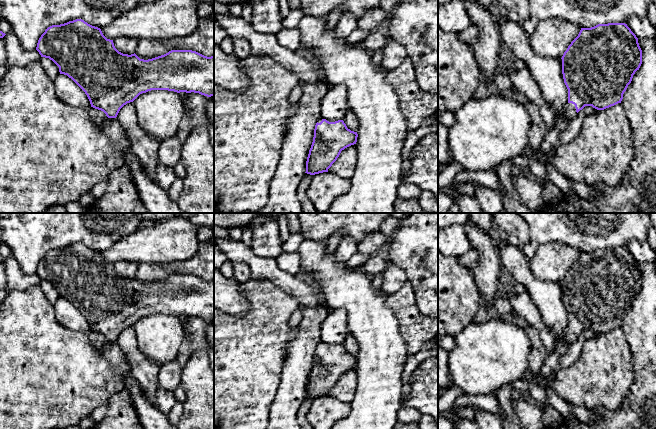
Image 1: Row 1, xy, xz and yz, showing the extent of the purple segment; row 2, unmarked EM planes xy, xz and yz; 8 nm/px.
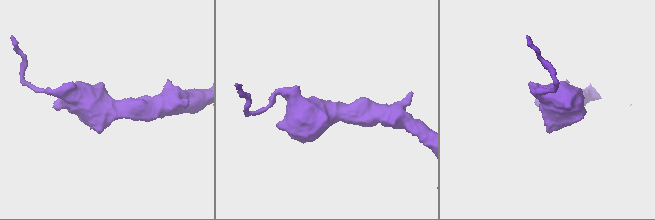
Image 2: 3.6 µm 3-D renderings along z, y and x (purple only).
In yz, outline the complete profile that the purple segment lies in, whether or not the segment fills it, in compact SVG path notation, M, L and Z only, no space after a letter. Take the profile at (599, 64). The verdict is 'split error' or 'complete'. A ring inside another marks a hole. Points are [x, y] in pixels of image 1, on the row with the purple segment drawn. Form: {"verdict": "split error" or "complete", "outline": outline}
{"verdict": "split error", "outline": "M625 23L598 24L591 28L581 28L562 56L562 74L568 89L568 102L562 117L547 130L538 151L548 154L559 141L570 122L585 106L604 110L621 103L623 94L631 83L633 75L642 64L642 50L638 38Z"}

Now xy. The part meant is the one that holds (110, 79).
{"verdict": "complete", "outline": "M82 19L48 27L39 38L36 50L41 57L52 60L59 67L60 74L67 75L85 92L91 107L103 111L108 118L116 118L124 105L151 90L194 92L207 97L214 96L214 56L207 57L192 50L171 50L152 59L140 59L135 53L128 55L119 52L113 40L107 39L100 28Z"}

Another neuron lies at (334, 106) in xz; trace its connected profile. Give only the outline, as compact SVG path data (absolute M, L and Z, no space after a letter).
M331 86L321 100L321 117L329 122L343 120L348 110L347 88Z

